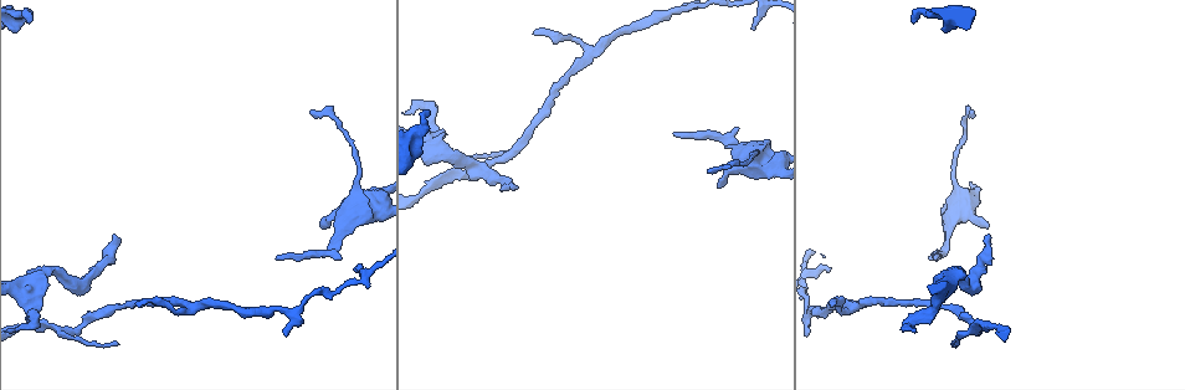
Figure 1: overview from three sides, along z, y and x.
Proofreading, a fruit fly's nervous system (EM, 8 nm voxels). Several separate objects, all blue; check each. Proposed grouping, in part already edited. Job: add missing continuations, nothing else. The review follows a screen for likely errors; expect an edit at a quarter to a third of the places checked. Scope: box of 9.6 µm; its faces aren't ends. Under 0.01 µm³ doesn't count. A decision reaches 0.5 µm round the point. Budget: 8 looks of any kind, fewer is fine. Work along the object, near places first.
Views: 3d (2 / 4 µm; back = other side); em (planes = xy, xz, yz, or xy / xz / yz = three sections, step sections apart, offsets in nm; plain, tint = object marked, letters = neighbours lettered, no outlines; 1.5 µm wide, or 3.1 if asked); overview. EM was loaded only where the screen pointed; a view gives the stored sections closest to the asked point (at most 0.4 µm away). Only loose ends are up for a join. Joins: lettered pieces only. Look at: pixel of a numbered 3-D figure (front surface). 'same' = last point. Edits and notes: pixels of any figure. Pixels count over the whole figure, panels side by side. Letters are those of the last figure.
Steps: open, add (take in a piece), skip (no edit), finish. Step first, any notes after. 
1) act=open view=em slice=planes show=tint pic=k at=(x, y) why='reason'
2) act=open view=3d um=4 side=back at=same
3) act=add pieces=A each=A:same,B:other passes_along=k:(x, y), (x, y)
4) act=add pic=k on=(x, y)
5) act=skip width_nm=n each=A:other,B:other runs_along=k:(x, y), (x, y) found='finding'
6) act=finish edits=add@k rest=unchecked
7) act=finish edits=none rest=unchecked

act=open view=3d um=4 pic=1 at=(835, 304) why='an open end'

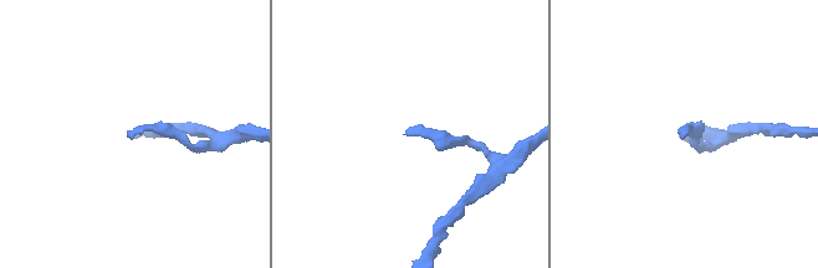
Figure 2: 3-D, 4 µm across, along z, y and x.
act=open view=em slice=planes show=letters pic=2 at=(683, 136) why='shape alone is not enough'

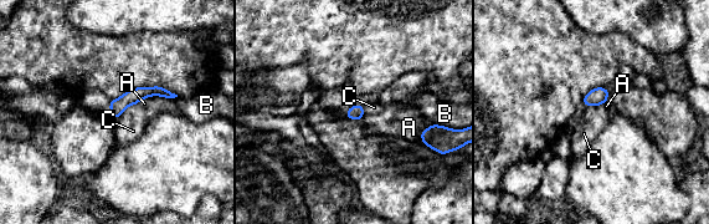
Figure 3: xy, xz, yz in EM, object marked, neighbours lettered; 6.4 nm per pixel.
act=skip each=A:other,B:other,C:other runs_along=3:(169, 95), (140, 92), (112, 107) found='no lettered piece goes on from it'

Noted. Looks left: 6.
act=open view=em slice=xy step=8 show=tint pic=1 at=(753, 29) why='an open end'

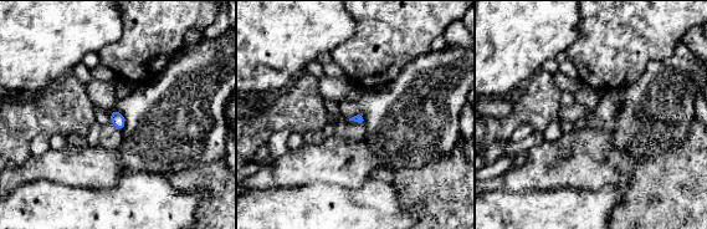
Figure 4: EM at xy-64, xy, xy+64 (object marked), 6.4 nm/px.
act=open view=em slice=planes show=letters at=same why='cut it another way'

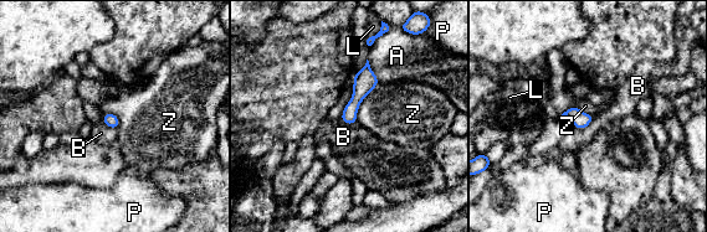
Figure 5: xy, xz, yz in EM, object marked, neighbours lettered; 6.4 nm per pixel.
act=skip each=A:other,B:other,L:other,P:other,Z:other border=5:(594, 116), (587, 127), (574, 128) found='no lettered piece goes on from it'

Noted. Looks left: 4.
act=open view=em slice=planes show=letters pic=1 at=(276, 256) why='free end'

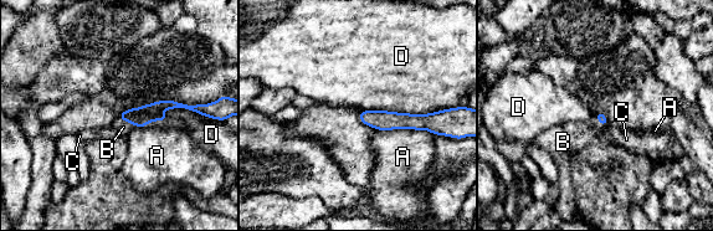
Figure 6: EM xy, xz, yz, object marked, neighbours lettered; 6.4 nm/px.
act=add pieces=B each=A:other,B:same,C:other,D:other found='the neuron continues'

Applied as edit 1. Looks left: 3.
act=finish edits=add@6 rest=unchecked

